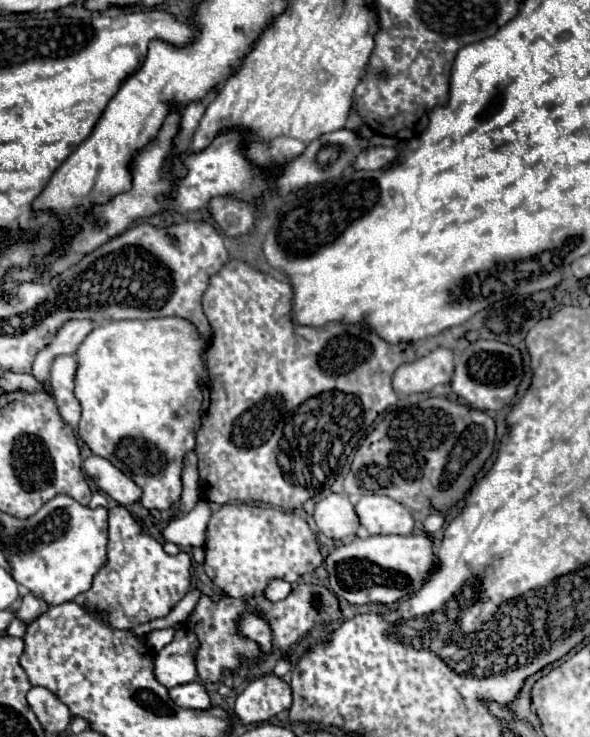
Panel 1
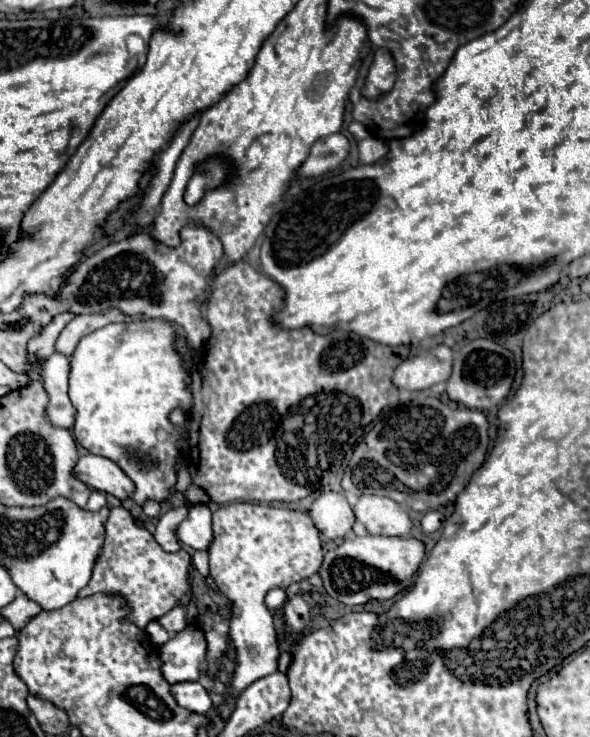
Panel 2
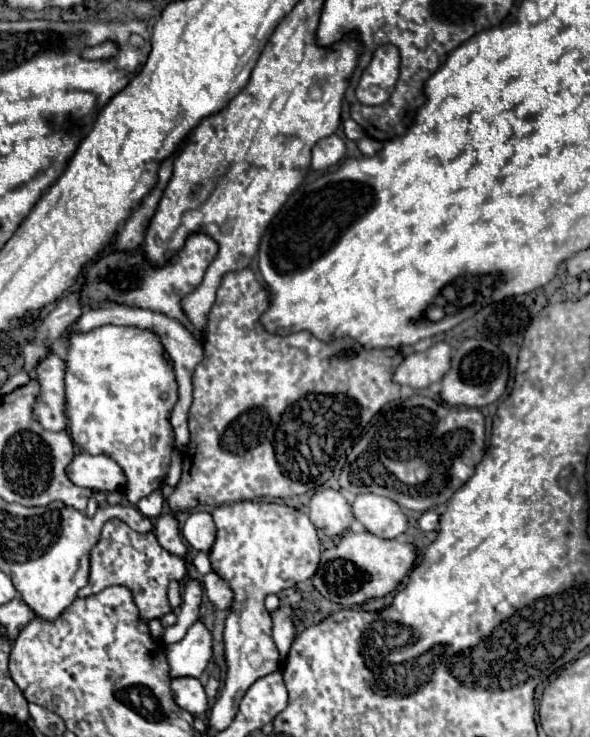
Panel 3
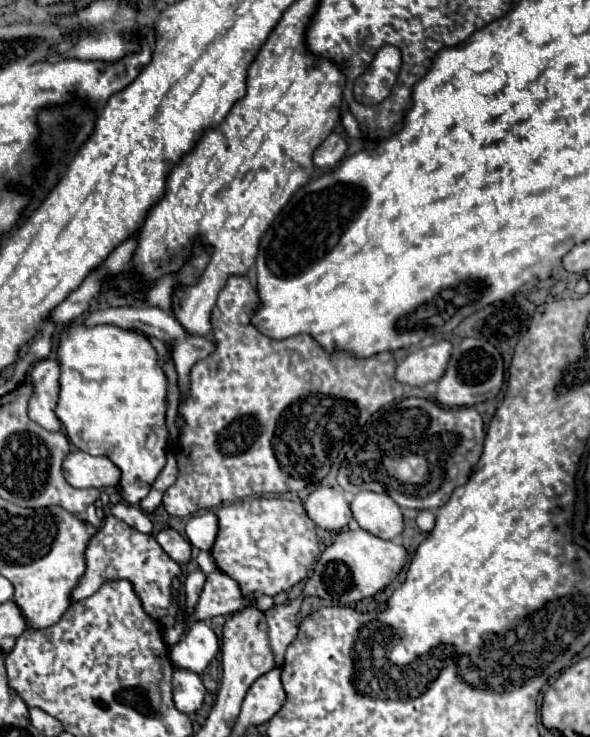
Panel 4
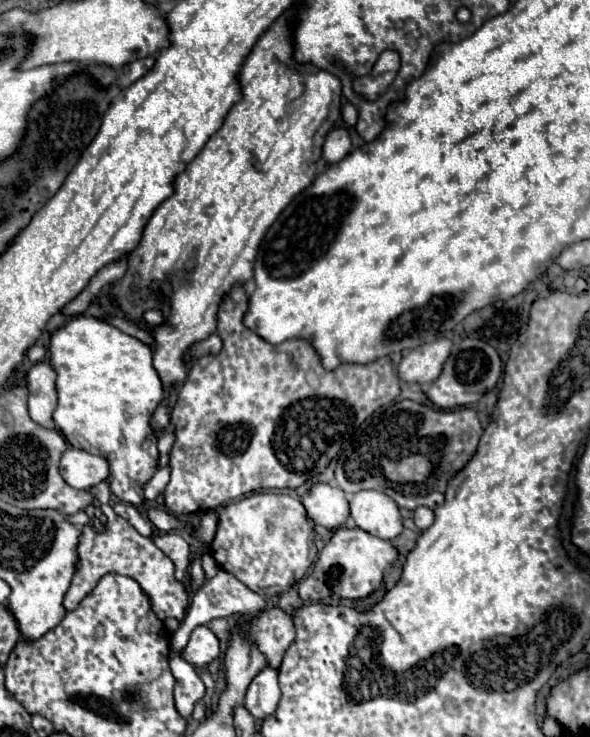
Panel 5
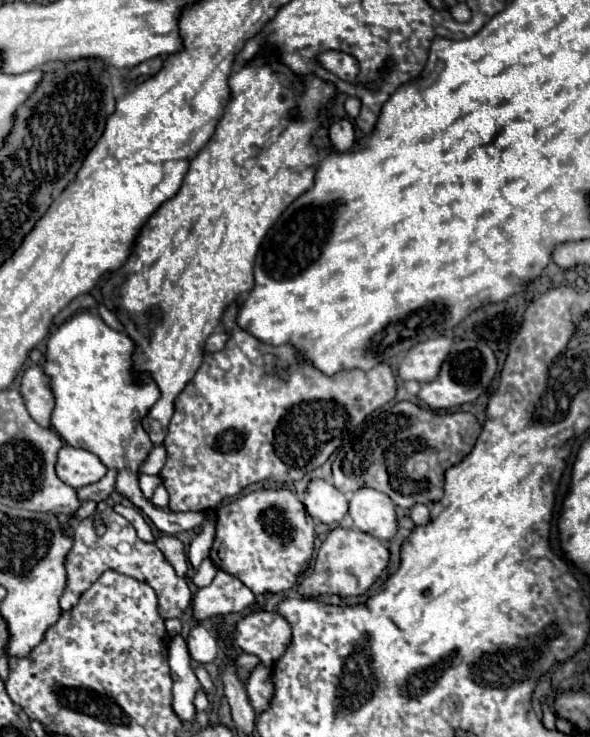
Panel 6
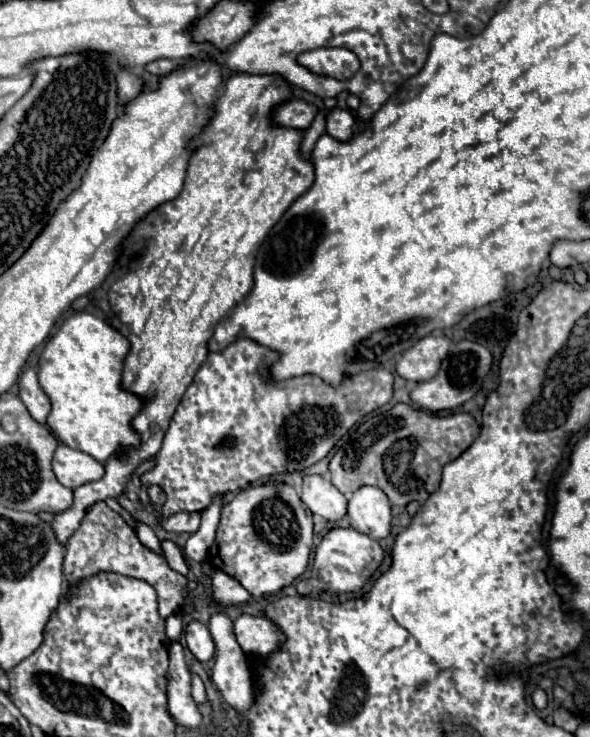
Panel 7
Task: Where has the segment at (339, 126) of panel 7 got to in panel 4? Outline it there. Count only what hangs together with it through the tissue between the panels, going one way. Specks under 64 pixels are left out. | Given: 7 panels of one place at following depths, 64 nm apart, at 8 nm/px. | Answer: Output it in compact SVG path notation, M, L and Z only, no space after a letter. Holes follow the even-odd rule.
M330 134L314 152L314 164L320 168L334 168L346 154L346 142L338 134Z

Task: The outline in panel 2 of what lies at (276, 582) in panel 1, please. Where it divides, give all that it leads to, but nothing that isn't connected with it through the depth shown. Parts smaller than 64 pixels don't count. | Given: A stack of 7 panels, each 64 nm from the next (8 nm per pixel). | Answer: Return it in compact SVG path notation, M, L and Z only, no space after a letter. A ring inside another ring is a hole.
M272 588L270 590L270 602L268 602L268 606L270 606L272 612L278 610L284 604L284 600L286 600L286 588Z

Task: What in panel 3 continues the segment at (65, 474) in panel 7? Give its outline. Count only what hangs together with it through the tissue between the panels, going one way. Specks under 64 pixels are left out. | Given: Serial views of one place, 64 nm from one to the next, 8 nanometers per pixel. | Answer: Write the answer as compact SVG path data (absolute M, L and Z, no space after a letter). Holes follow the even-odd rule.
M80 452L68 466L68 478L84 488L98 492L124 492L126 476L122 468L108 456L92 456Z

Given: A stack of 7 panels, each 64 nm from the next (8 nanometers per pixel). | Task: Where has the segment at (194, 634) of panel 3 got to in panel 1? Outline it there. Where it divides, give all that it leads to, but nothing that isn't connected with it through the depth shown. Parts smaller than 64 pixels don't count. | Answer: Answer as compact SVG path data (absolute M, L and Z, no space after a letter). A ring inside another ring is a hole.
M186 628L178 630L174 640L168 646L164 646L154 658L156 680L166 688L194 682L196 680L196 666L194 666L196 648L198 648L196 636L192 636L192 632L188 632Z

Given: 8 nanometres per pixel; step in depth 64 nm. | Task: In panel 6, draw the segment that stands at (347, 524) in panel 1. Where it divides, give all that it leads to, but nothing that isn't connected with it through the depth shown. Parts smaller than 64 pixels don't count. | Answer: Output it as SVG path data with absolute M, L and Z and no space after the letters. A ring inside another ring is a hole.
M310 480L302 494L302 504L314 520L330 526L338 524L348 514L346 496L326 480Z

